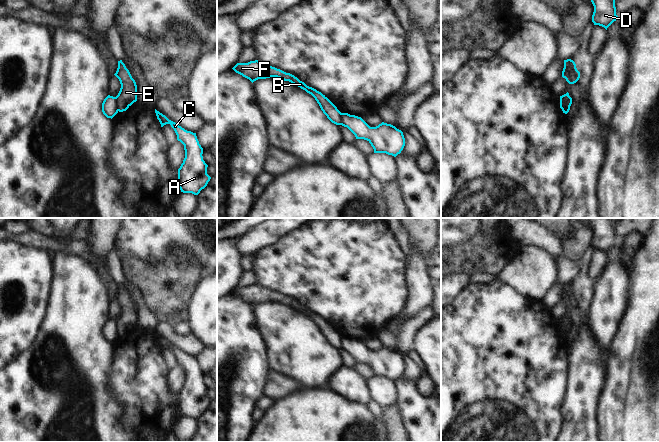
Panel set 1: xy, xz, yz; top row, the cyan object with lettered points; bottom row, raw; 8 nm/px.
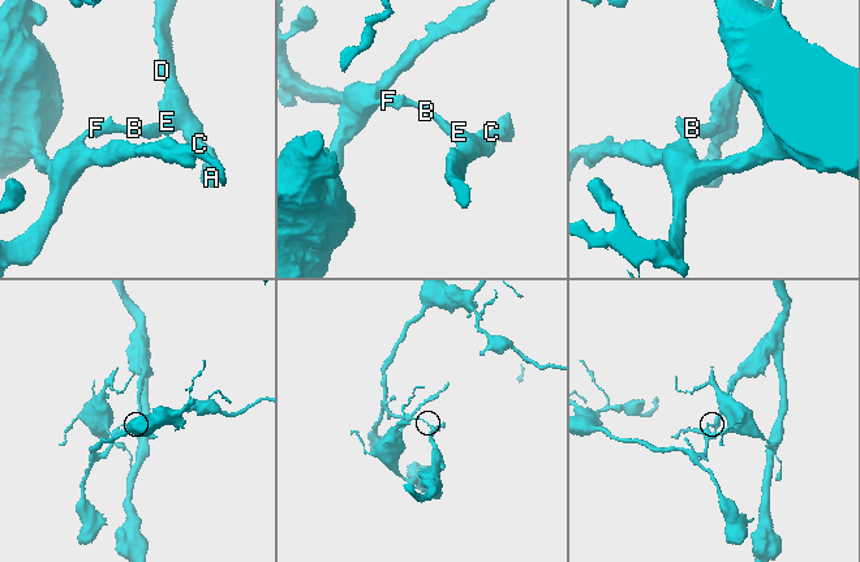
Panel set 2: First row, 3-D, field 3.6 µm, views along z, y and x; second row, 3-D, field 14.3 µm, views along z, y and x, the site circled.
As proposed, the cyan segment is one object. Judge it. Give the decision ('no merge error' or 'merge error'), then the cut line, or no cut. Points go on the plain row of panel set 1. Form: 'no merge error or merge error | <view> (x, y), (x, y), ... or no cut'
merge error | xy (115, 321), (118, 334)

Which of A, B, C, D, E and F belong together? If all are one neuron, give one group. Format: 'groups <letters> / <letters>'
groups A C D E / B F

